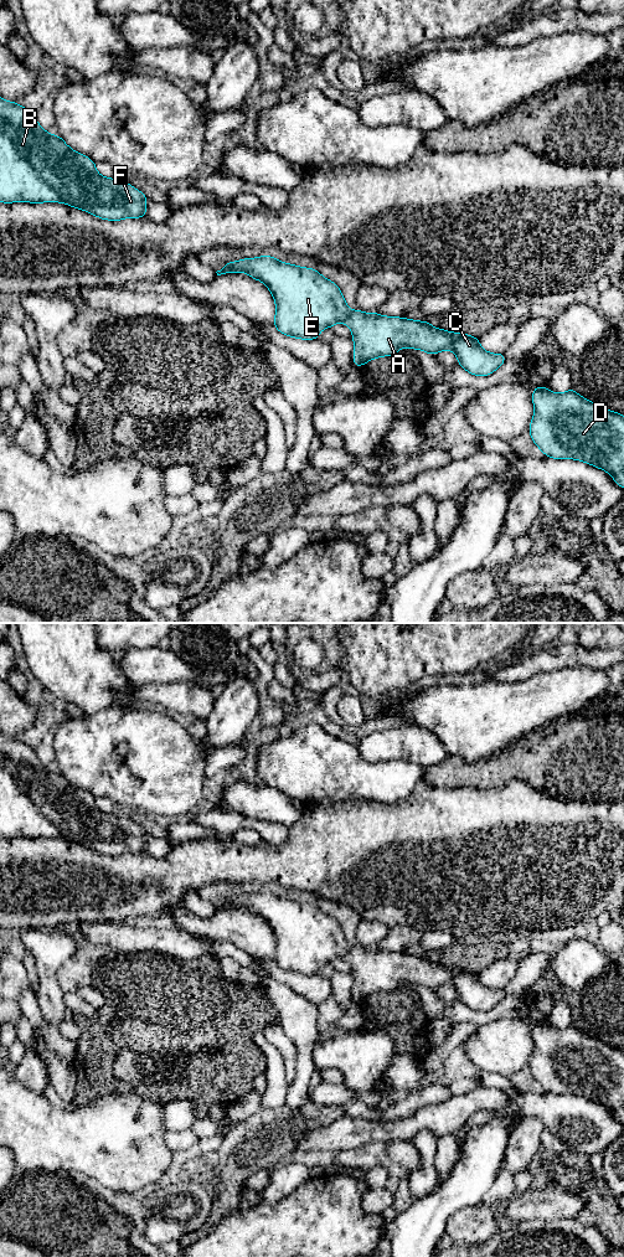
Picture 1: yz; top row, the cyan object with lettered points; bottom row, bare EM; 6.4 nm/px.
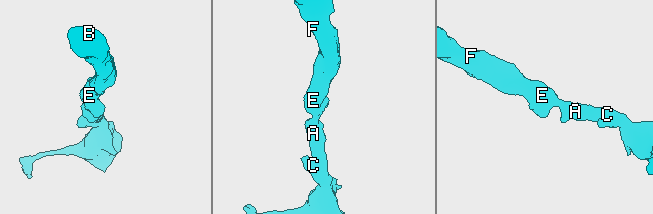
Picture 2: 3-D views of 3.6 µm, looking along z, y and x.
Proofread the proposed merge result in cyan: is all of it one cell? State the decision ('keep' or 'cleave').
keep

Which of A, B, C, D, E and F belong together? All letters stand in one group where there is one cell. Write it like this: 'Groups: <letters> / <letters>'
Groups: A B C D E F

